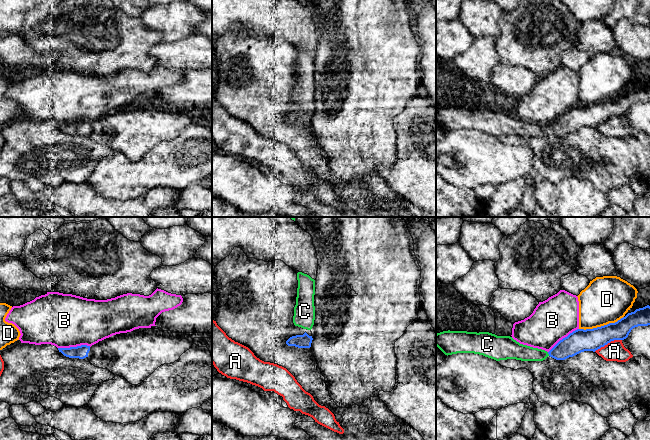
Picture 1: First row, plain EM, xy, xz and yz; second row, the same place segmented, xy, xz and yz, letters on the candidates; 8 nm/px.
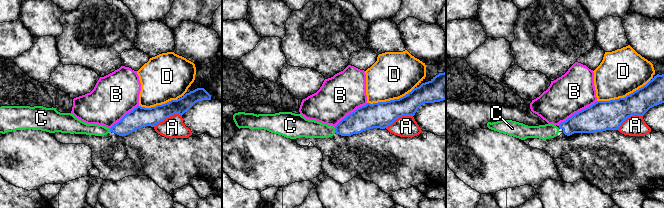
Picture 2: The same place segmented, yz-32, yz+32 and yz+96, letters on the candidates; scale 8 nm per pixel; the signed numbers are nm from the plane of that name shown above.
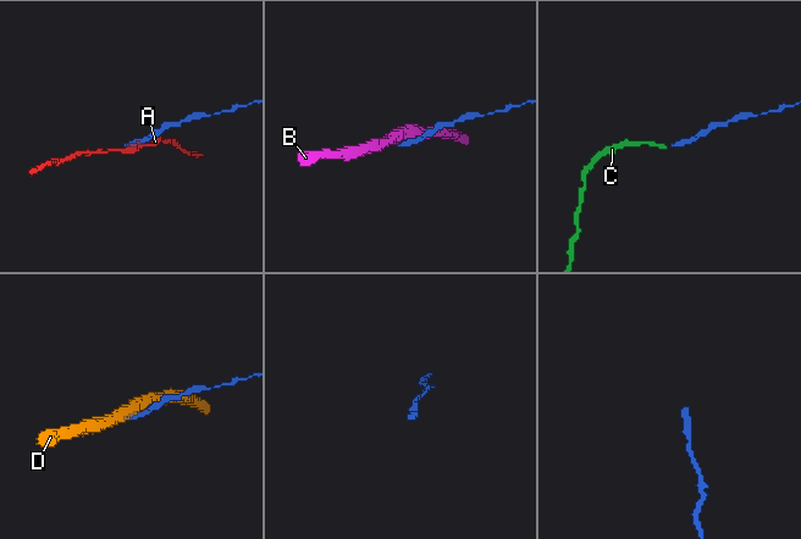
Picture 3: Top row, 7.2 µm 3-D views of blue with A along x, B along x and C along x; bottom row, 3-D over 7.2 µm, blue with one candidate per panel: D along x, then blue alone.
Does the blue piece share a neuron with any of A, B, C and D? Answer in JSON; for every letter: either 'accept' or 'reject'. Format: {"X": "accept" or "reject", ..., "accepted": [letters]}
{"A": "reject", "B": "reject", "C": "accept", "D": "reject", "accepted": ["C"]}

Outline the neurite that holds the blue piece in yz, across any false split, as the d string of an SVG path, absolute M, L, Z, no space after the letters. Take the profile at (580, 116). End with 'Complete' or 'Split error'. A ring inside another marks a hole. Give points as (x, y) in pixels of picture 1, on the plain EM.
M649 81L628 89L615 99L593 105L577 105L560 116L549 128L520 120L510 112L497 112L489 108L443 107L436 110L436 122L447 132L474 129L496 137L543 137L548 132L565 136L584 127L595 128L611 117L624 116L633 104L648 101Z. Split error

